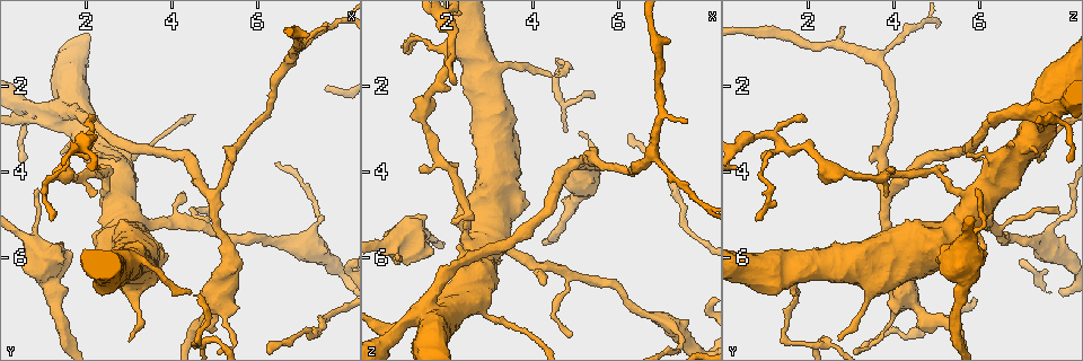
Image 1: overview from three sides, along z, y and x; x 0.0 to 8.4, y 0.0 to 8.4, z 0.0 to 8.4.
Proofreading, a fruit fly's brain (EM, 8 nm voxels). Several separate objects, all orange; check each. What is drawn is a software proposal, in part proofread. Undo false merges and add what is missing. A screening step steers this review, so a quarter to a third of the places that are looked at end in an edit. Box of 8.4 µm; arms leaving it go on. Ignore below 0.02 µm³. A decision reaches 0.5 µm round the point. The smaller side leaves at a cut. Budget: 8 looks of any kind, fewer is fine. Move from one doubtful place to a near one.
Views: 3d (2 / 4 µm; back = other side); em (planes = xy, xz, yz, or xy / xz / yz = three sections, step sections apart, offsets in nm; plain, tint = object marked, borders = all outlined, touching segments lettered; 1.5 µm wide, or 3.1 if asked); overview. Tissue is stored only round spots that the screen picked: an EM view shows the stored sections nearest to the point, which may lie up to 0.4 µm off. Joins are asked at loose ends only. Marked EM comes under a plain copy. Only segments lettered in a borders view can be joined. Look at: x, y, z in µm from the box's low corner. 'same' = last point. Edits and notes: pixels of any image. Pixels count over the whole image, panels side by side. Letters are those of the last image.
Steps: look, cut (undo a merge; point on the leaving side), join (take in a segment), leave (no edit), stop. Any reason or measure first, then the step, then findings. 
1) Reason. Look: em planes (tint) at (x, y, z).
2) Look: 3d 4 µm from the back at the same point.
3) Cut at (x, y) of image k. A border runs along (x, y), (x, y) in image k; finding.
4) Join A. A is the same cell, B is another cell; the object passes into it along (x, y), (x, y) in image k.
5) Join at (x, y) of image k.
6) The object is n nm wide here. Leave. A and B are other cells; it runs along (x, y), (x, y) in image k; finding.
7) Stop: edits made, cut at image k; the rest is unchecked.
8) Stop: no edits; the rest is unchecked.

Free end. Look: em yz step 8 (borders) at (1.20, 5.05, 0.80).

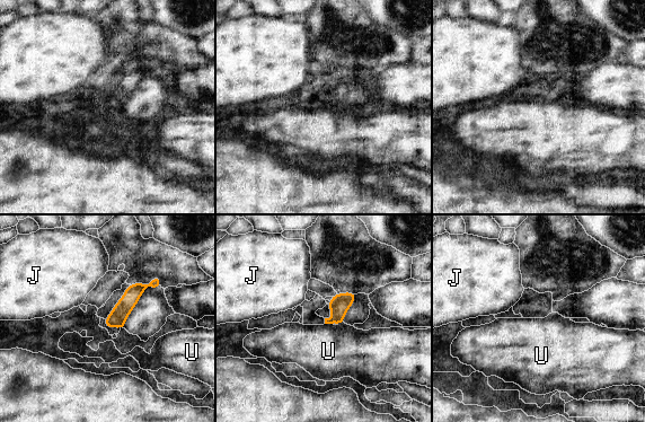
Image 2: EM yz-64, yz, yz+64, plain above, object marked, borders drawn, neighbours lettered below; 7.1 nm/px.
Cut it another way. Look: em planes (borders) at the same point.

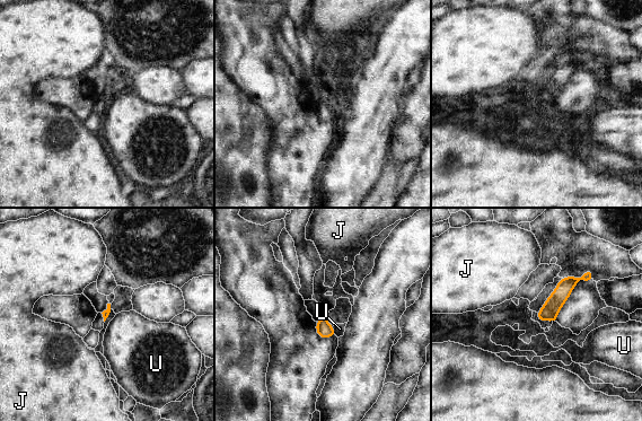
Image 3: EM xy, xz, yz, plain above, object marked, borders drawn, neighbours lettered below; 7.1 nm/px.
Leave. J and U are other cells; it runs along (590, 273), (575, 279), (539, 317) in image 3; none of them fits.

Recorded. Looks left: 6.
Branch stops here. Look: 3d 2 µm at (4.95, 4.85, 7.85).

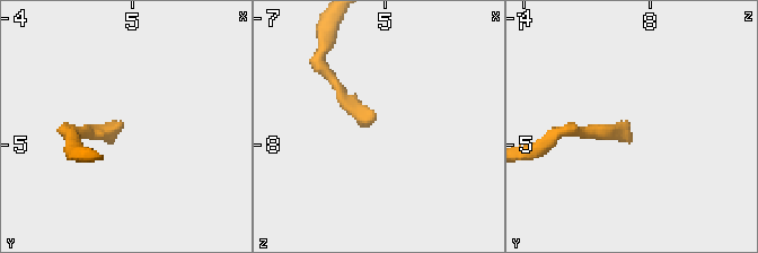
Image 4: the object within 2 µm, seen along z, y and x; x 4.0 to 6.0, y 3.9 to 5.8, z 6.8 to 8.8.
Need the tissue. Look: em planes (tint) at (4.92, 4.82, 7.78).

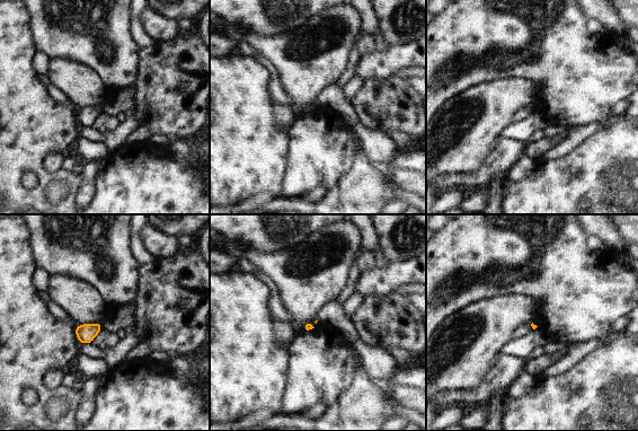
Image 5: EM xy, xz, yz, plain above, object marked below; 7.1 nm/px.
Look: em planes (borders) at the same point.

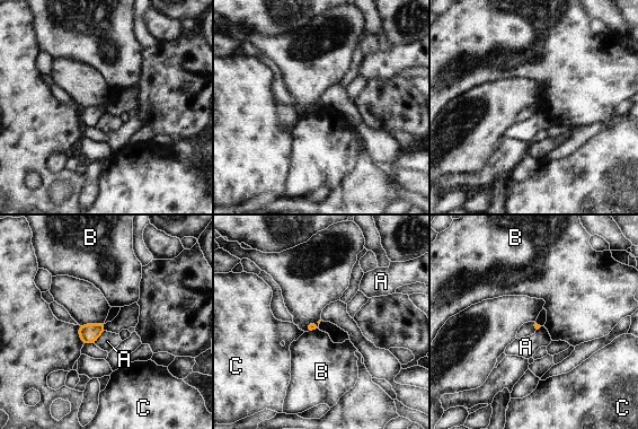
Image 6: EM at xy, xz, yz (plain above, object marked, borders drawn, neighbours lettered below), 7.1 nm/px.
Leave. A, B and C are other cells; a border runs along (105, 331), (94, 343) in image 6; no lettered segment goes on from it.

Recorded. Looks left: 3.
Thin end. Look: em planes (borders) at (0.85, 4.40, 6.05).

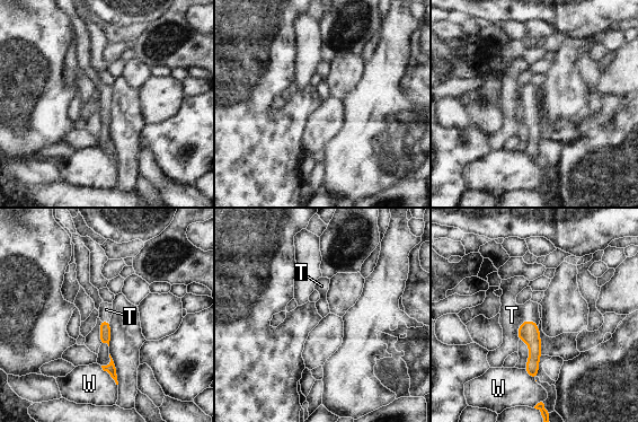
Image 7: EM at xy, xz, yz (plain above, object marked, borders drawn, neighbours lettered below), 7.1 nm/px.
The object is 80 nm wide here. Join T. T is the same cell, W is another cell; the object passes into it along (529, 332), (520, 325), (512, 315) in image 7; it goes on there.

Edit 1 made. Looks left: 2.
Stop: edits made, join at image 7; the rest is unchecked.

